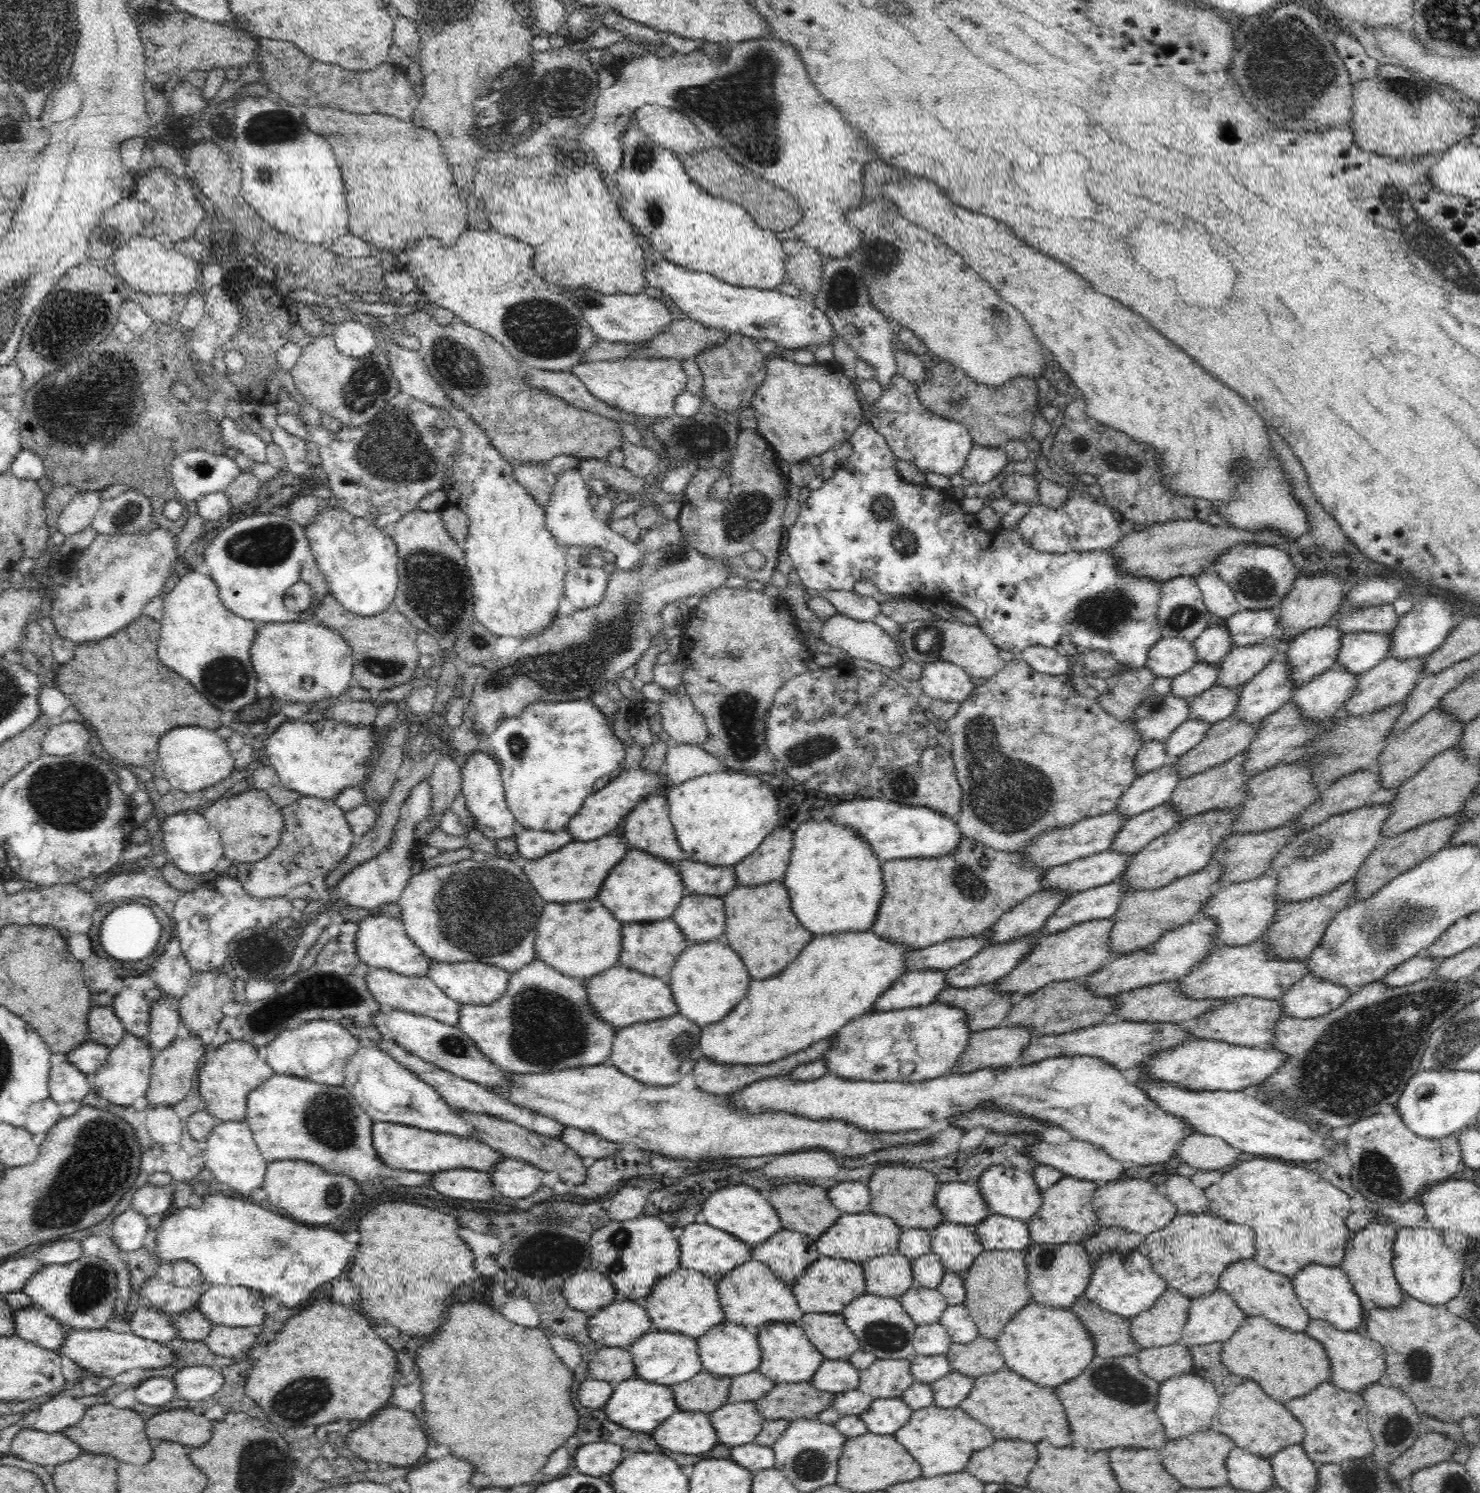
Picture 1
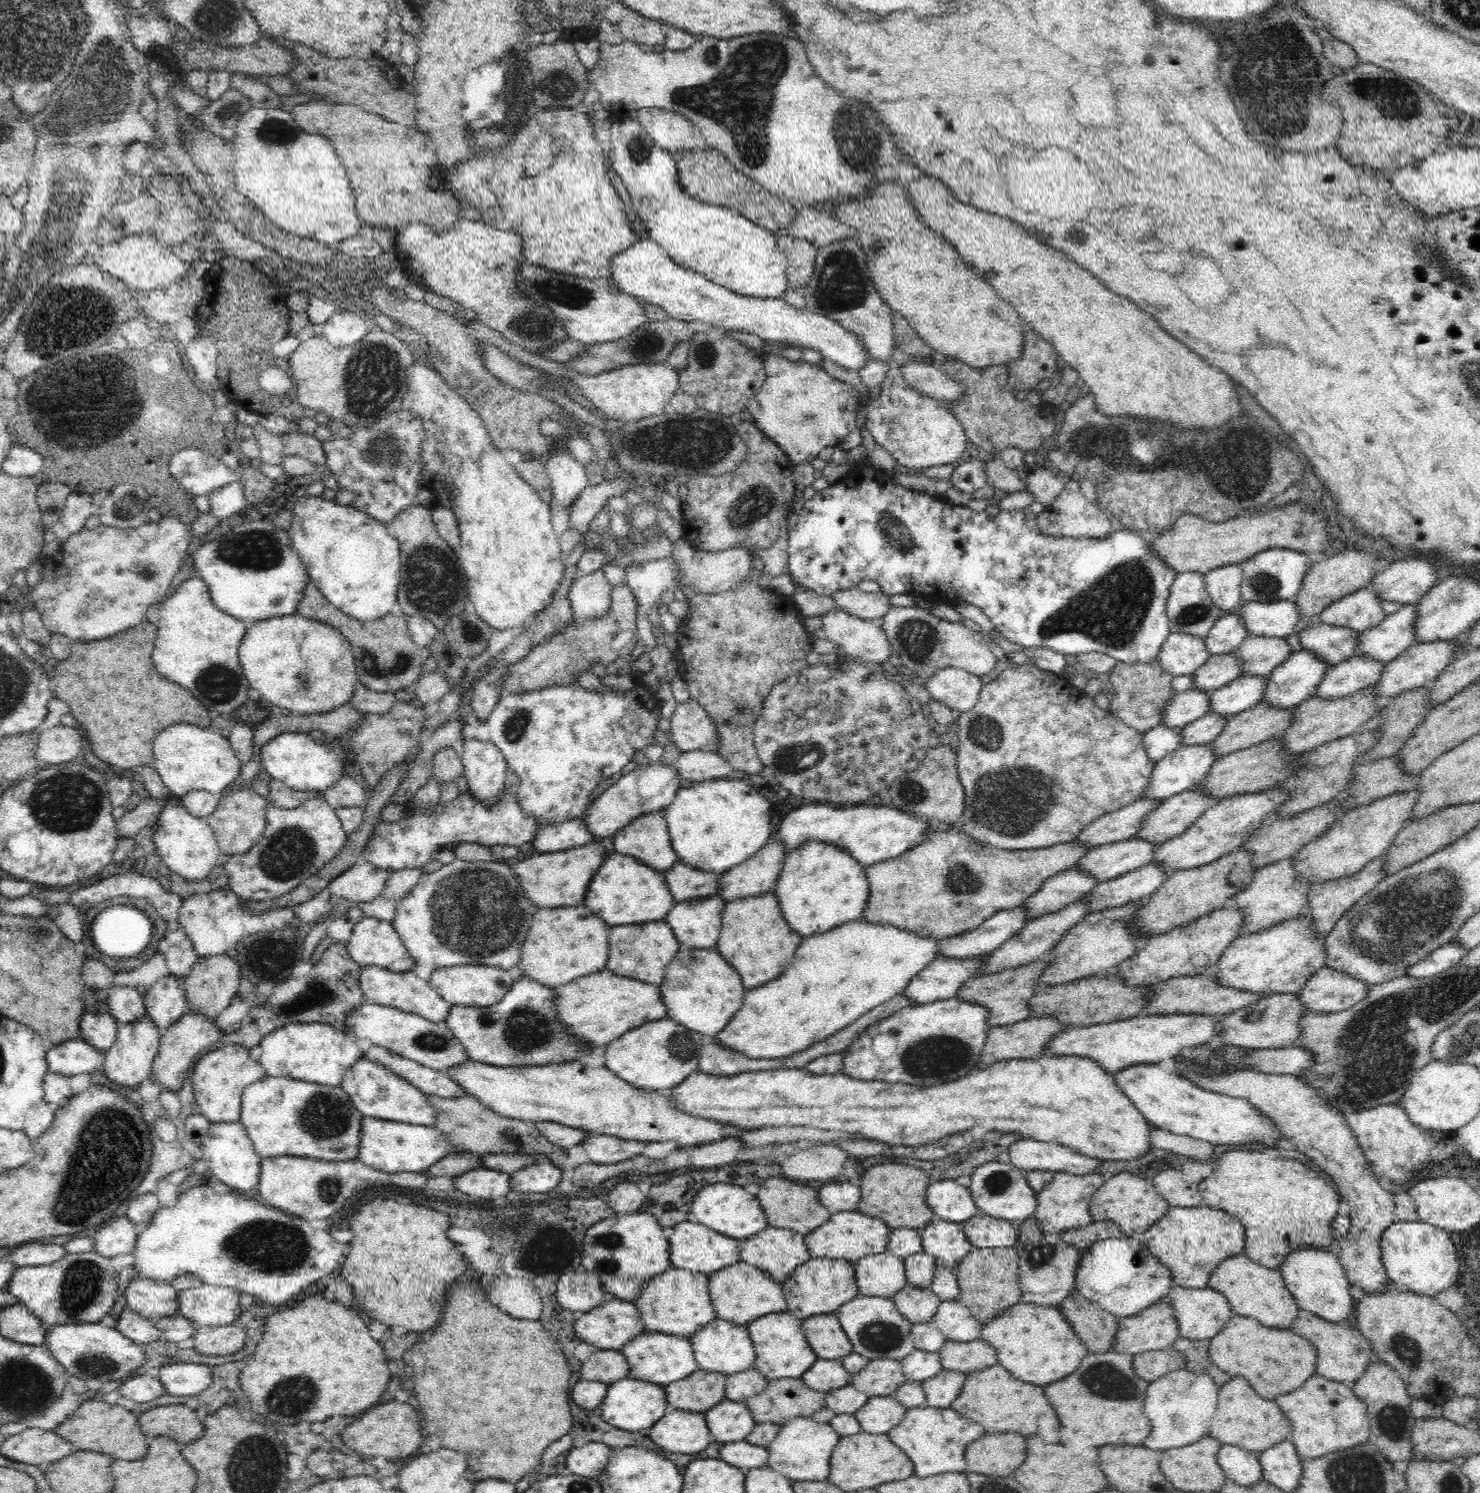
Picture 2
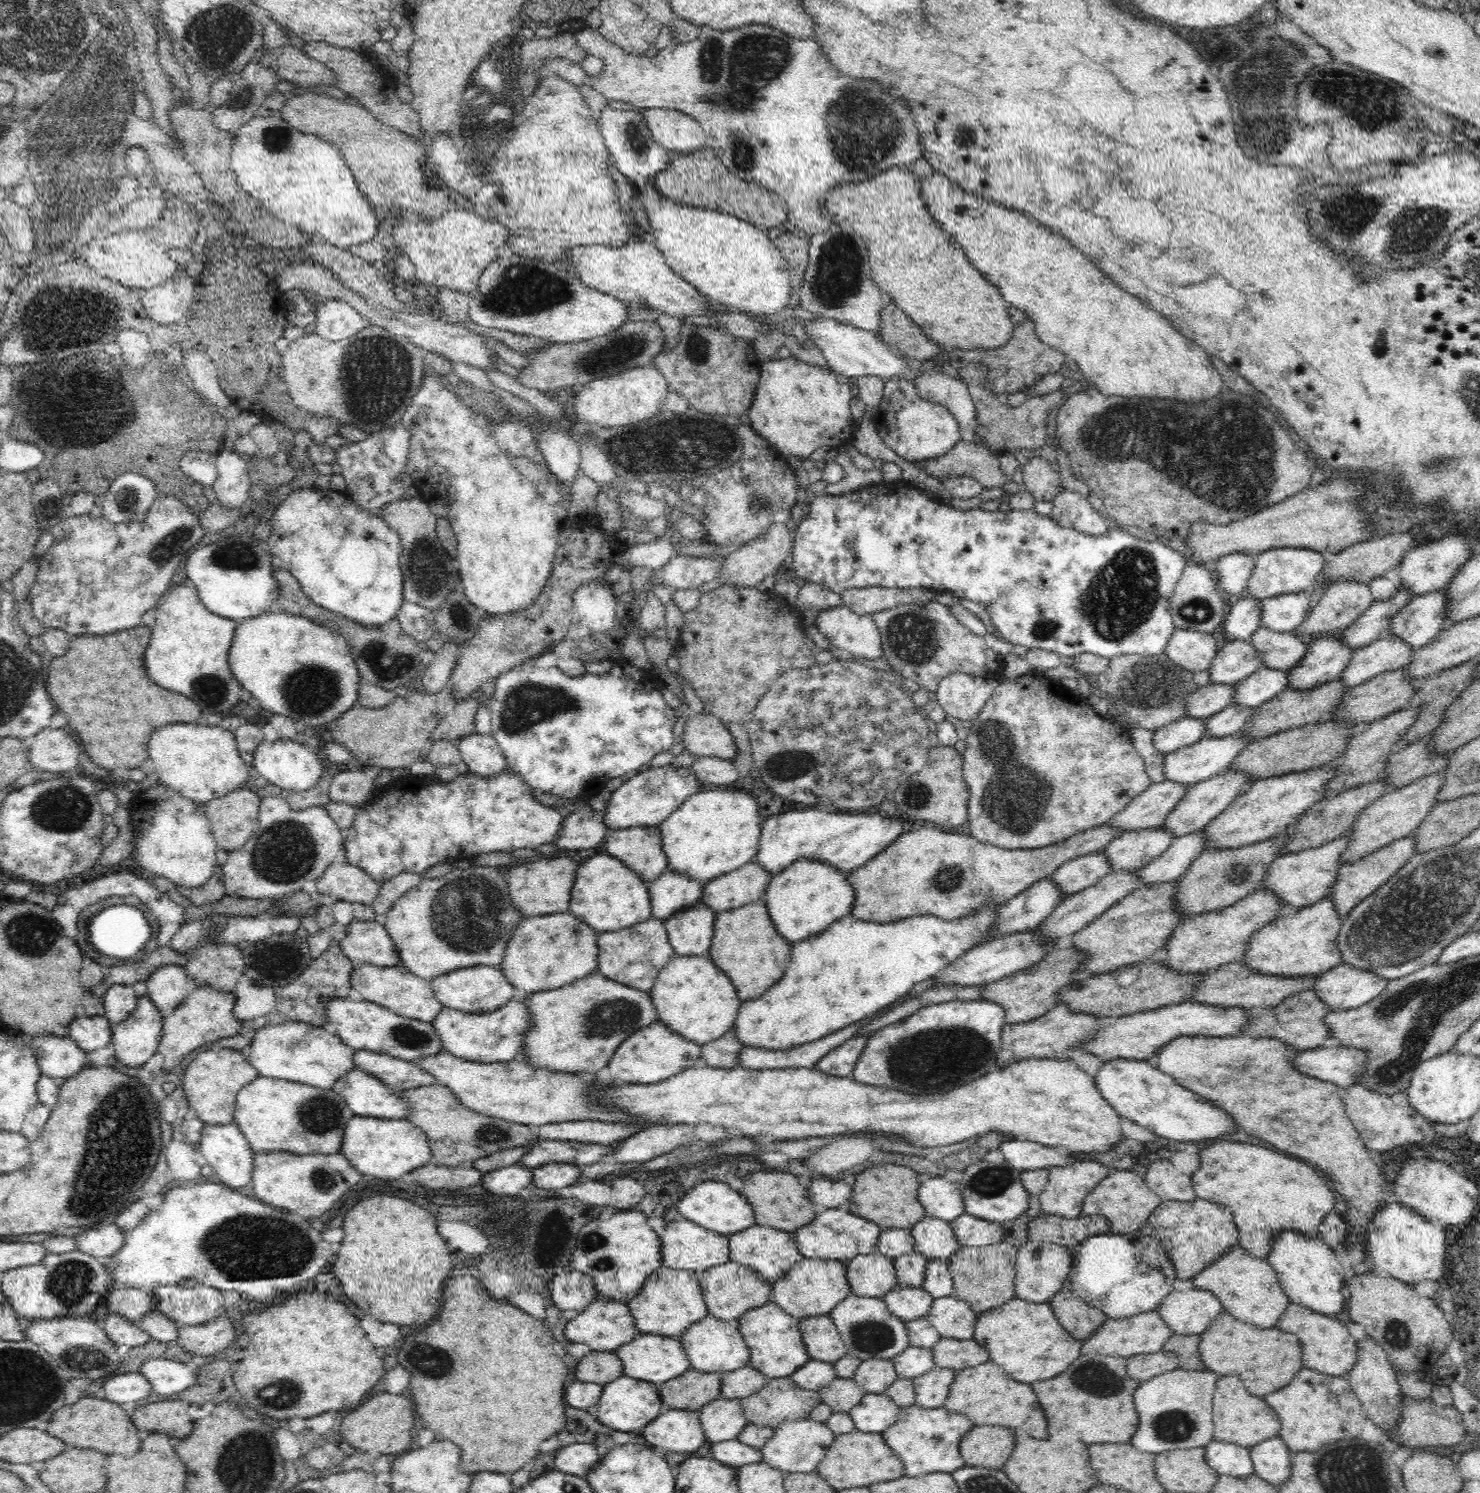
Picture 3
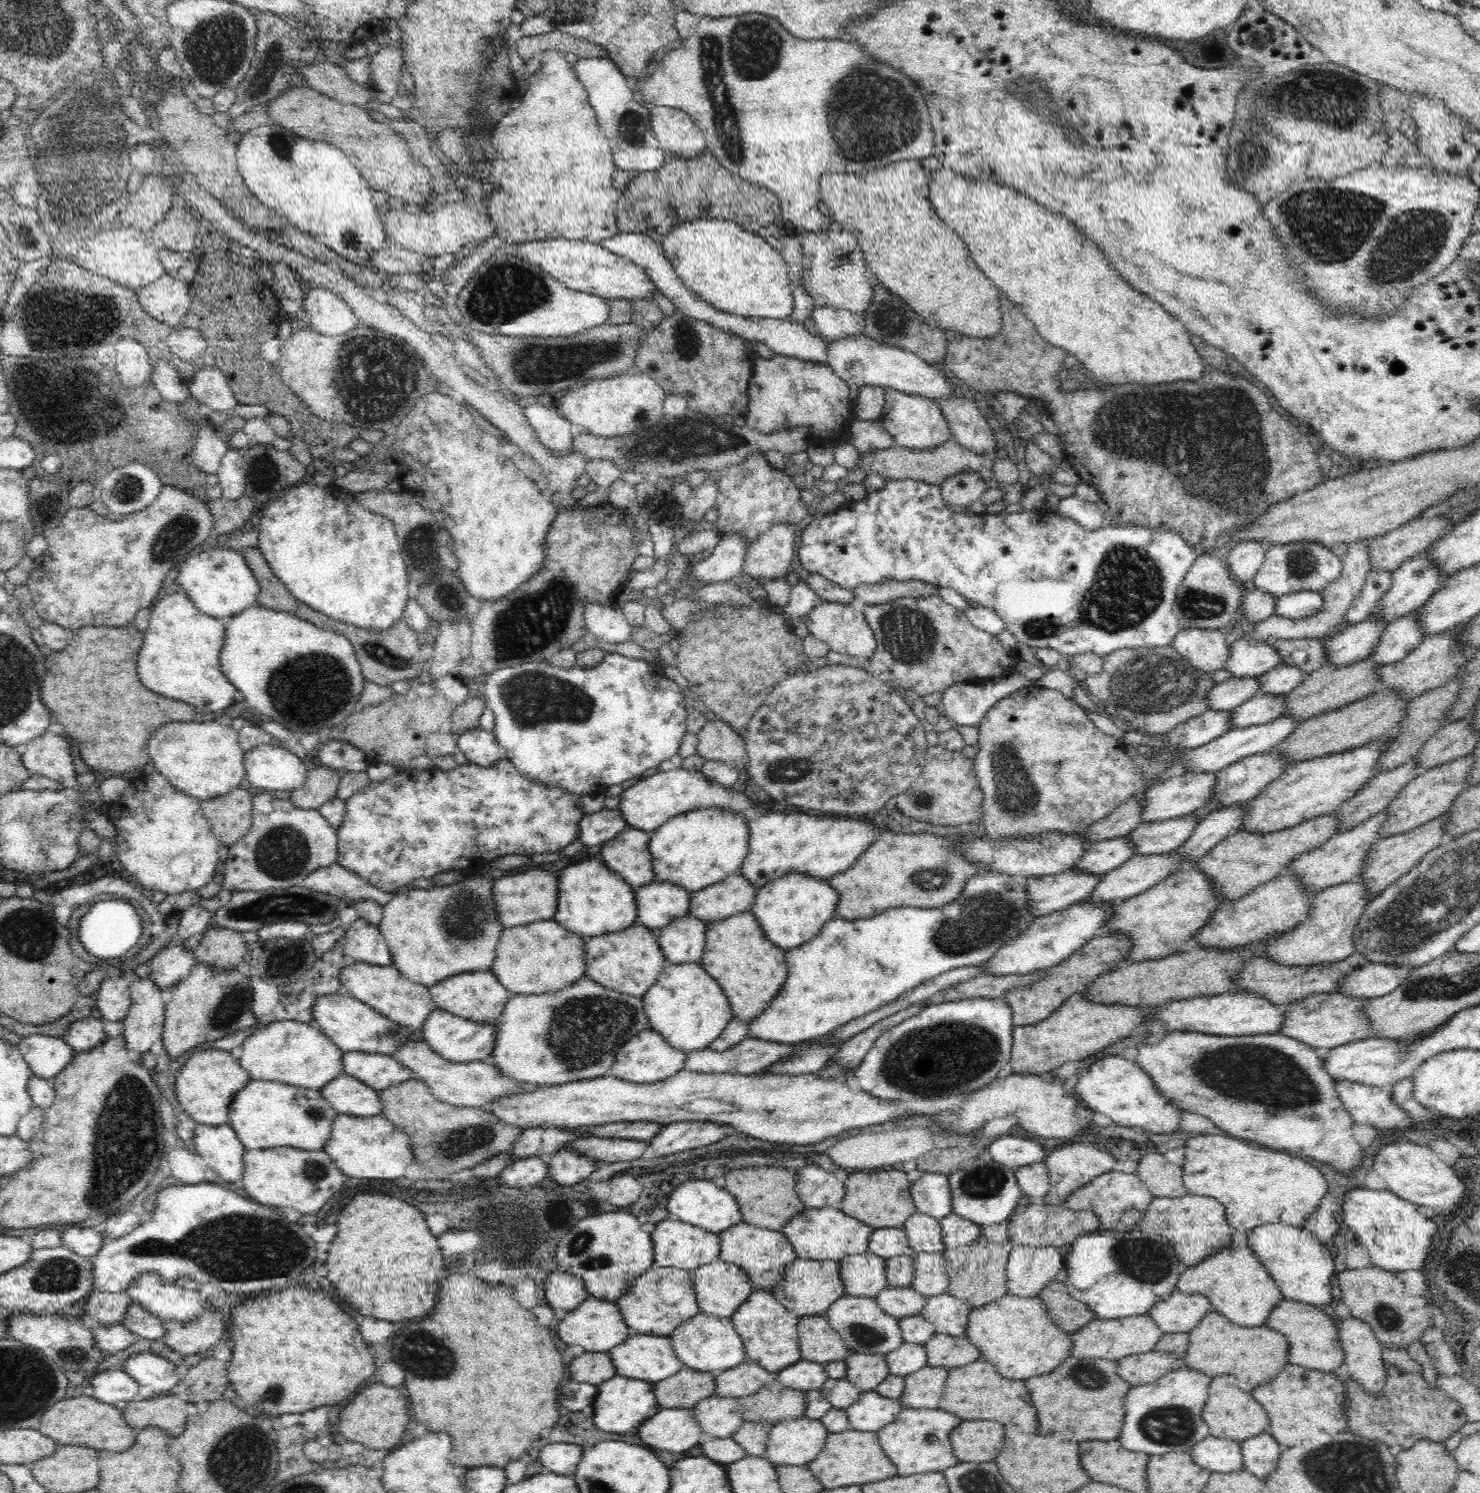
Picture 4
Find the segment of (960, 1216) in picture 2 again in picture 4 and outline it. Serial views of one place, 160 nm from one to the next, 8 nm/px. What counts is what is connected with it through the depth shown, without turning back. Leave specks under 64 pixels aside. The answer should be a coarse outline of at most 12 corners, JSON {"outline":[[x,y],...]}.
{"outline":[[928,1172],[912,1182],[918,1213],[952,1213],[950,1182]]}

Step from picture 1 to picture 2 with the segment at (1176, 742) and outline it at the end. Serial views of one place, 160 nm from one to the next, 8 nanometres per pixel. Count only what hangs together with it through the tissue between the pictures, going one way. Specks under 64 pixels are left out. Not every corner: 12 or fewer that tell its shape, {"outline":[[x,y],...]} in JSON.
{"outline":[[1216,712],[1180,730],[1180,744],[1210,743],[1230,717]]}

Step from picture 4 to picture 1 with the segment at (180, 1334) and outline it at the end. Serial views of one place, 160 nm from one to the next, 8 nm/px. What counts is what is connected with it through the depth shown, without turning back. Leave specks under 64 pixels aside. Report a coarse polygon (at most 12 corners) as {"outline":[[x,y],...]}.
{"outline":[[213,1325],[214,1354],[245,1356],[260,1337],[250,1327]]}

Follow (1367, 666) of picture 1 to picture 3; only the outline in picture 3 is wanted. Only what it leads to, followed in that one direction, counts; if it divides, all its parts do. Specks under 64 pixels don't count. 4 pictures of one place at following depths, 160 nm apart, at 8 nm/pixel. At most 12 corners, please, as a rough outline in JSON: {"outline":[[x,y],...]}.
{"outline":[[1444,589],[1416,596],[1390,632],[1415,650],[1448,624]]}

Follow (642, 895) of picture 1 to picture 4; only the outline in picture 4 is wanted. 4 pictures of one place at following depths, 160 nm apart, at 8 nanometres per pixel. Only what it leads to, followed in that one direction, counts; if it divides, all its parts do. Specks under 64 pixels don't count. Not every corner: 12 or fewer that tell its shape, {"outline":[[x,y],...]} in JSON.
{"outline":[[600,859],[559,870],[553,919],[578,936],[636,924],[635,890]]}

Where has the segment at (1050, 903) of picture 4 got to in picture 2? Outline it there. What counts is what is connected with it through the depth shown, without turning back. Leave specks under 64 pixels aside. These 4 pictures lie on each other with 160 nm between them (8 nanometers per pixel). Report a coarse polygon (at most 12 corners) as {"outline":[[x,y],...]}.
{"outline":[[1024,904],[938,942],[938,956],[990,955],[1031,918]]}

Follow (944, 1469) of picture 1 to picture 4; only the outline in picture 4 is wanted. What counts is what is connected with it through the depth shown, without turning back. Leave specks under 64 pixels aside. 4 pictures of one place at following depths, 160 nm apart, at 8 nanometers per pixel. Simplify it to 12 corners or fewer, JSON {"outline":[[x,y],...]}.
{"outline":[[904,1408],[877,1434],[898,1474],[960,1462],[949,1434],[959,1416]]}

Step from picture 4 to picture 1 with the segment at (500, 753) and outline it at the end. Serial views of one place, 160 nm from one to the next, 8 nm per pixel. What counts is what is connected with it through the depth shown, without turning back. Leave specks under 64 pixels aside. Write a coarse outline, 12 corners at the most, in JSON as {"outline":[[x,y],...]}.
{"outline":[[480,747],[461,792],[475,828],[495,841],[524,829],[500,766]]}

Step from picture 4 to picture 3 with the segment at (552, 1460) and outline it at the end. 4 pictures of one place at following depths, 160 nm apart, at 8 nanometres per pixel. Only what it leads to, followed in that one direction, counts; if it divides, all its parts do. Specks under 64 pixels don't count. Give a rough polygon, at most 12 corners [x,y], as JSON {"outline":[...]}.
{"outline":[[570,1444],[554,1456],[556,1471],[585,1477],[598,1462],[594,1444]]}

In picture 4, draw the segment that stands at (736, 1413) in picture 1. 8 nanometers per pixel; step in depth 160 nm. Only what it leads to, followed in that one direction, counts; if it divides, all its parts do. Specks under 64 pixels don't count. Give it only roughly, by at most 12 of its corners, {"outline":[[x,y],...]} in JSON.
{"outline":[[710,1397],[692,1409],[703,1432],[731,1437],[745,1421],[739,1399]]}

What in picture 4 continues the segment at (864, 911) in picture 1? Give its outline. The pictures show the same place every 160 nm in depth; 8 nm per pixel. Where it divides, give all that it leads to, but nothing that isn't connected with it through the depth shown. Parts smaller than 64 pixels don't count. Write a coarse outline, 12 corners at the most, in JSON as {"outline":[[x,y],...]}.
{"outline":[[792,872],[759,887],[750,912],[788,951],[834,919],[839,893]]}

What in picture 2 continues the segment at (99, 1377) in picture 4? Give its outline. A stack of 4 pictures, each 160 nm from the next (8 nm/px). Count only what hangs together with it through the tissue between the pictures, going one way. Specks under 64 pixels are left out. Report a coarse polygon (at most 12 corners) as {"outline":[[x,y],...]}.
{"outline":[[154,1373],[134,1374],[119,1386],[124,1398],[139,1403],[166,1394]]}

